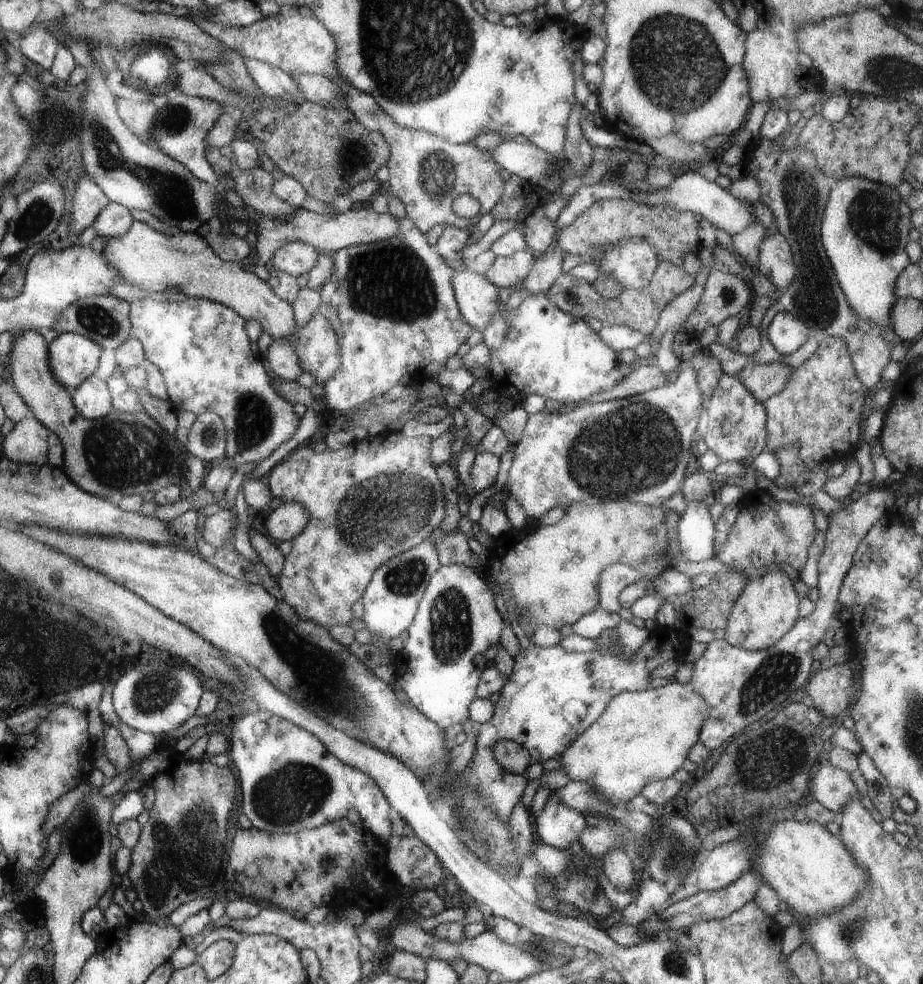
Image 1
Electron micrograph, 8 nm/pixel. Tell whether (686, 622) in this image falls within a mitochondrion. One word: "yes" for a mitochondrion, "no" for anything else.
no

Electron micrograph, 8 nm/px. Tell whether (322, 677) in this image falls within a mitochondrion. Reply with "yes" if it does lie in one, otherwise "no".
yes

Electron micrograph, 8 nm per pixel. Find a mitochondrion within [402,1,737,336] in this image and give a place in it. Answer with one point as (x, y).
(676, 63)

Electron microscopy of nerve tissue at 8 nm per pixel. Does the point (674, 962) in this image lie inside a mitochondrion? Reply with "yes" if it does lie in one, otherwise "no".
yes

